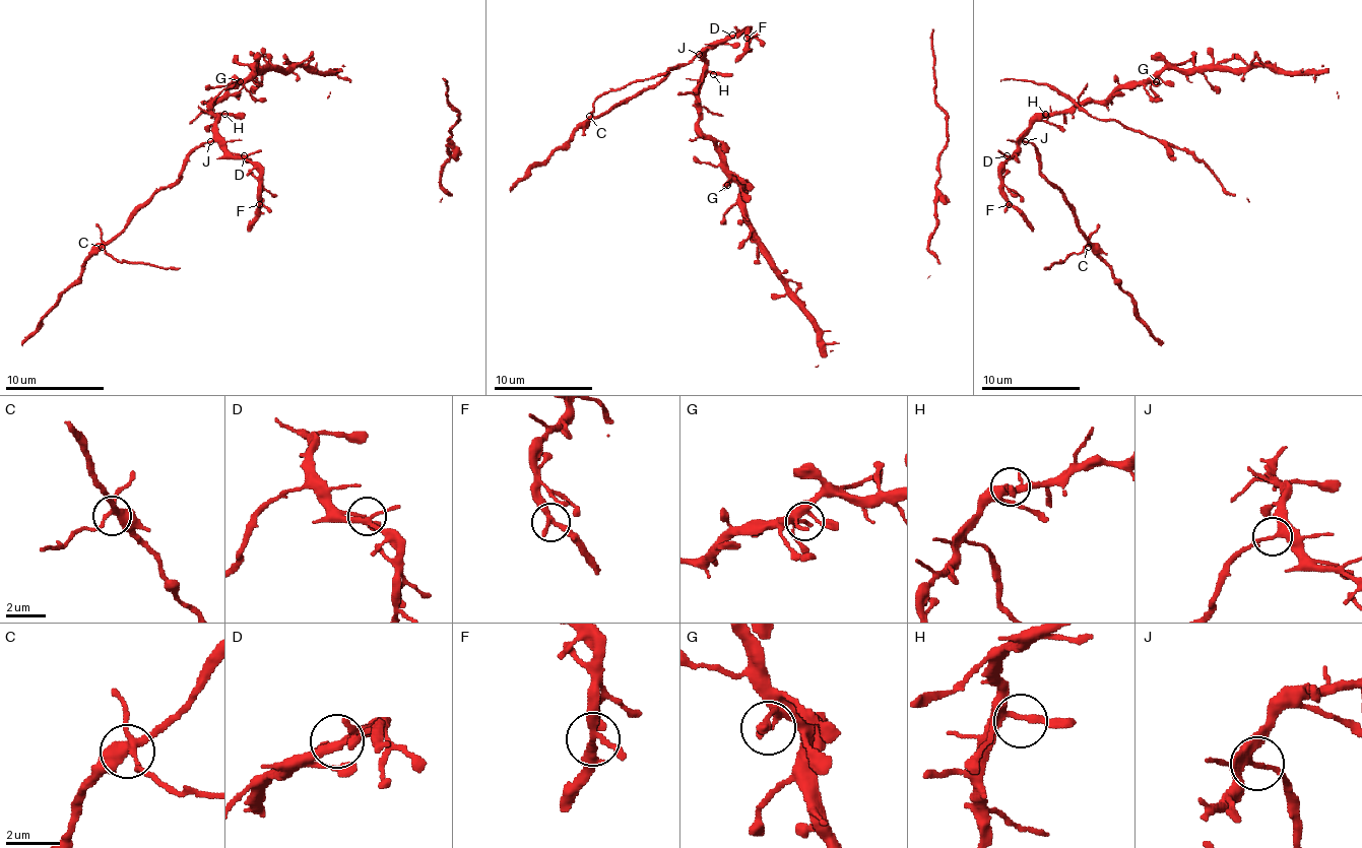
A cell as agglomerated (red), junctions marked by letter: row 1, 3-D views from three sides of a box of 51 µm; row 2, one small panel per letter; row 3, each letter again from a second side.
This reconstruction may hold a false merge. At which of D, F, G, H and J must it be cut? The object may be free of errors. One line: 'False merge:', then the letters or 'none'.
False merge: J

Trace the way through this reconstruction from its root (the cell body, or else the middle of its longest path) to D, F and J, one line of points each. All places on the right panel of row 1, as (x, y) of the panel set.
D: (1206, 69), (1161, 69), (1142, 84), (1119, 86), (1105, 102), (1043, 114), (1007, 155)
F: (1206, 69), (1161, 69), (1142, 84), (1119, 86), (1105, 102), (1043, 114), (1001, 166), (1009, 204)
J: (1206, 69), (1161, 69), (1142, 84), (1119, 86), (1105, 102), (1078, 102), (1071, 109), (1043, 114), (1026, 140)

